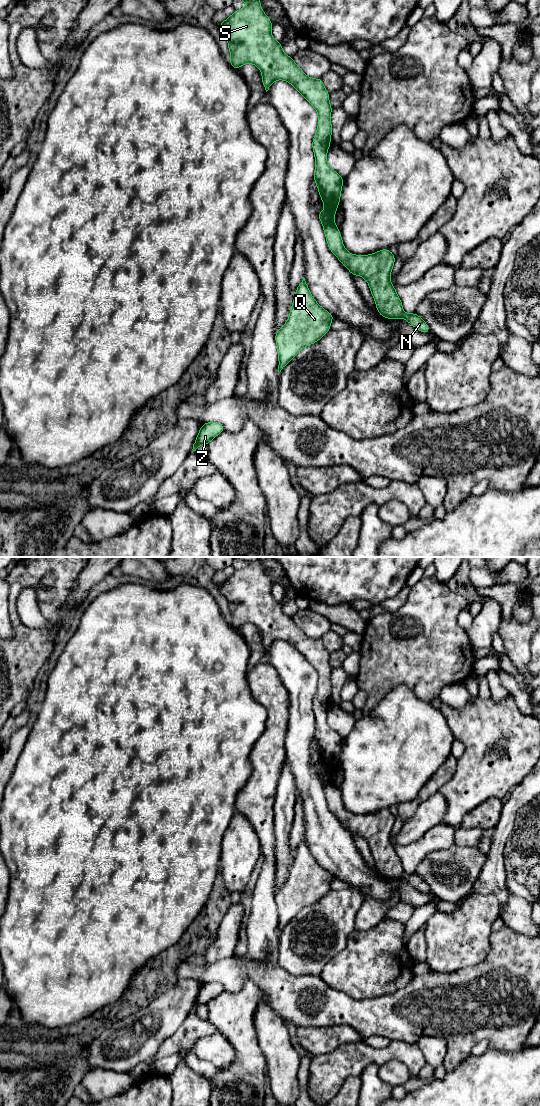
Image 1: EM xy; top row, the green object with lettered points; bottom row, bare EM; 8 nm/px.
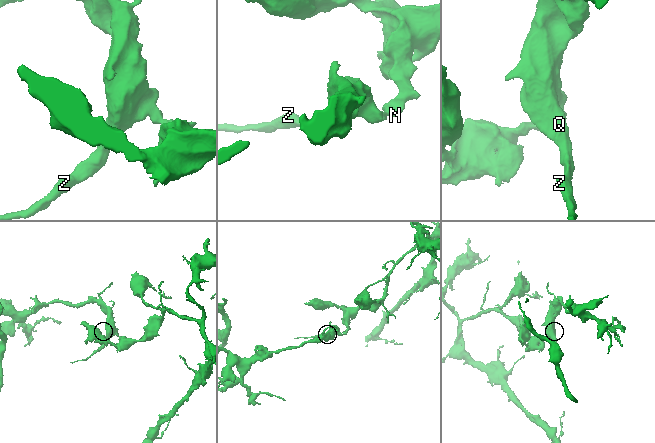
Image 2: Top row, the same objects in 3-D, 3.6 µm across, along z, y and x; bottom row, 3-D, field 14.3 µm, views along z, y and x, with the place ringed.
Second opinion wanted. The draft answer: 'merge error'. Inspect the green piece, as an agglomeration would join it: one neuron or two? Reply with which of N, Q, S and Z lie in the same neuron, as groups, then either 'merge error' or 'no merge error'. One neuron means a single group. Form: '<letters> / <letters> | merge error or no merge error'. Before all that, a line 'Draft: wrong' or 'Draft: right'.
Draft: right
N / Q S Z | merge error

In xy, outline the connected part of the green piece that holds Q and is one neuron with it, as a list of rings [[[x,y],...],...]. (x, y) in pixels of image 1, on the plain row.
[[[303,837],[302,842],[297,847],[289,878],[285,885],[276,891],[275,900],[279,919],[278,932],[280,933],[305,906],[316,903],[330,891],[330,884],[333,879],[334,876],[315,861]]]

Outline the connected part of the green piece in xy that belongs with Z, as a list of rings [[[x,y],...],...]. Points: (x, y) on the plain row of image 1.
[[[208,982],[204,983],[198,993],[198,996],[193,1004],[193,1011],[200,1005],[207,1005],[212,1001],[218,994],[225,991],[225,988],[222,984],[217,982]]]

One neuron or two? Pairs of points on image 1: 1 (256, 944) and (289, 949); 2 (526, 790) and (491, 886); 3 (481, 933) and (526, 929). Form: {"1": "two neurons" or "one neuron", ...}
{"1": "two neurons", "2": "one neuron", "3": "two neurons"}

